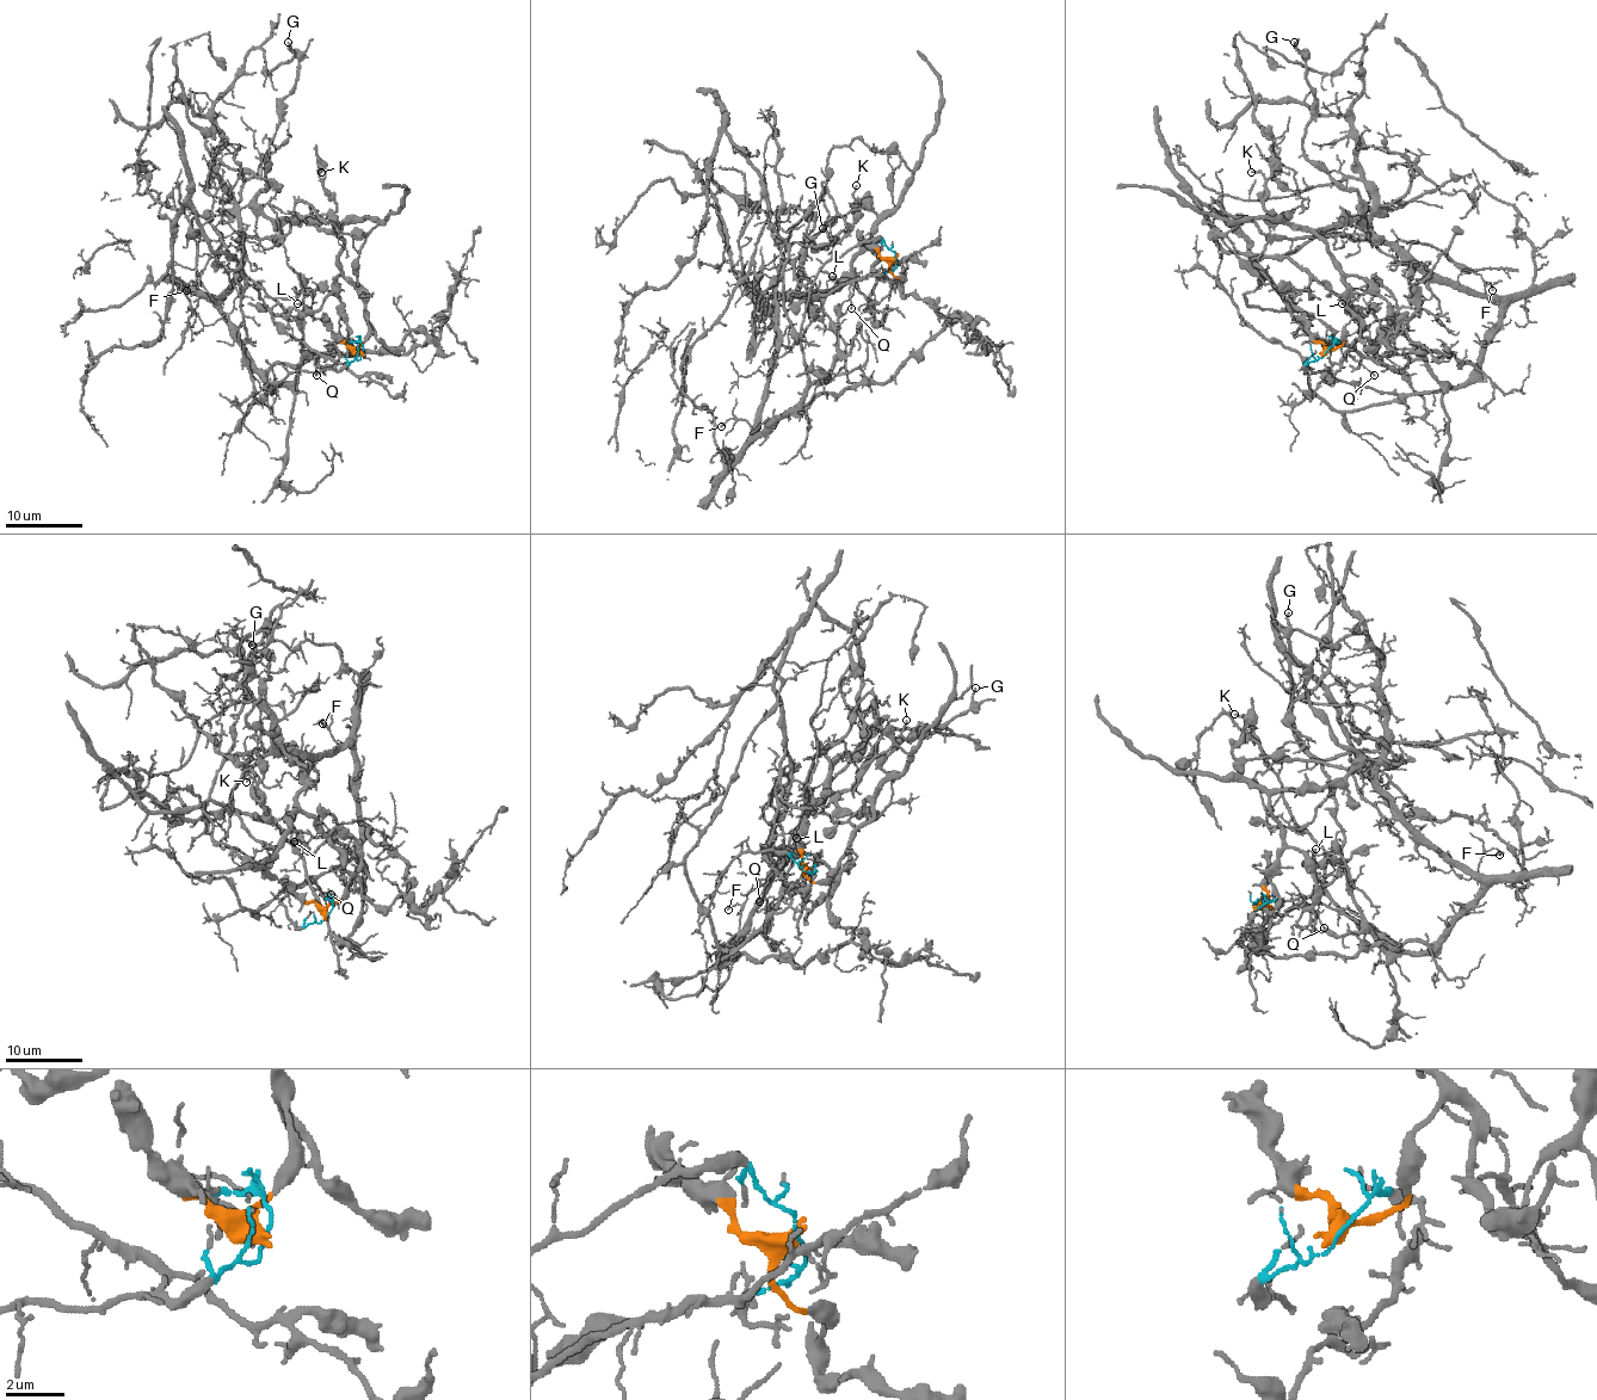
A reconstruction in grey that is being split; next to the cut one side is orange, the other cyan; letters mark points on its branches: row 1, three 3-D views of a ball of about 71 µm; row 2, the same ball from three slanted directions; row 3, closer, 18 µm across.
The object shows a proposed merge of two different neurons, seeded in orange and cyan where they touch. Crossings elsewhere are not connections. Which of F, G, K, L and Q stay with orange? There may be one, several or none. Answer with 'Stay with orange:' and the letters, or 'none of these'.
Stay with orange: G, K, L, Q

